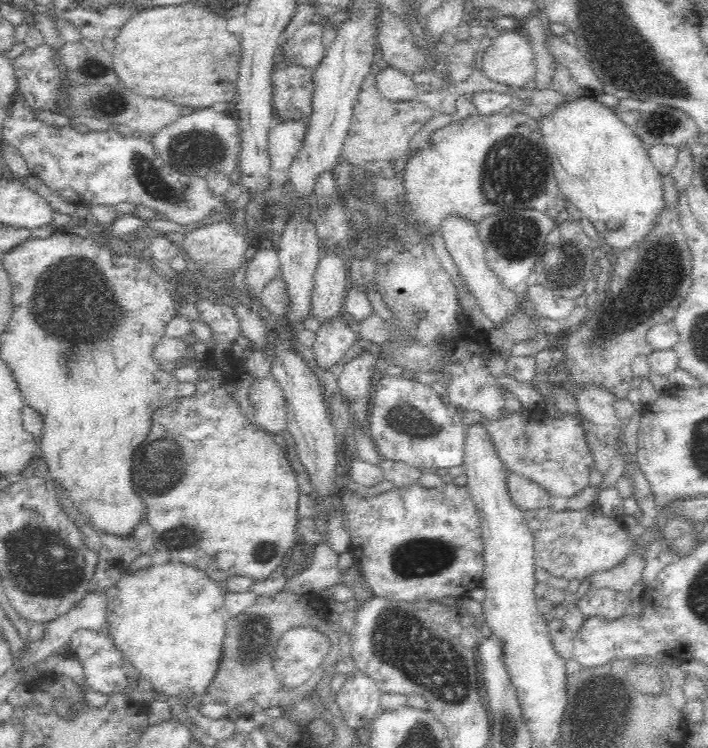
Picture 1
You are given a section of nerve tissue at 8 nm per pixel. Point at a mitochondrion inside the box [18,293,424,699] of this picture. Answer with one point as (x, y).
(157, 465)

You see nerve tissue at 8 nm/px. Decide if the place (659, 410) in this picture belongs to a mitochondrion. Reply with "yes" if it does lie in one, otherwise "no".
no

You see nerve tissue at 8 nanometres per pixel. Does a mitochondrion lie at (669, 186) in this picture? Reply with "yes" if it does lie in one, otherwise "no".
no

